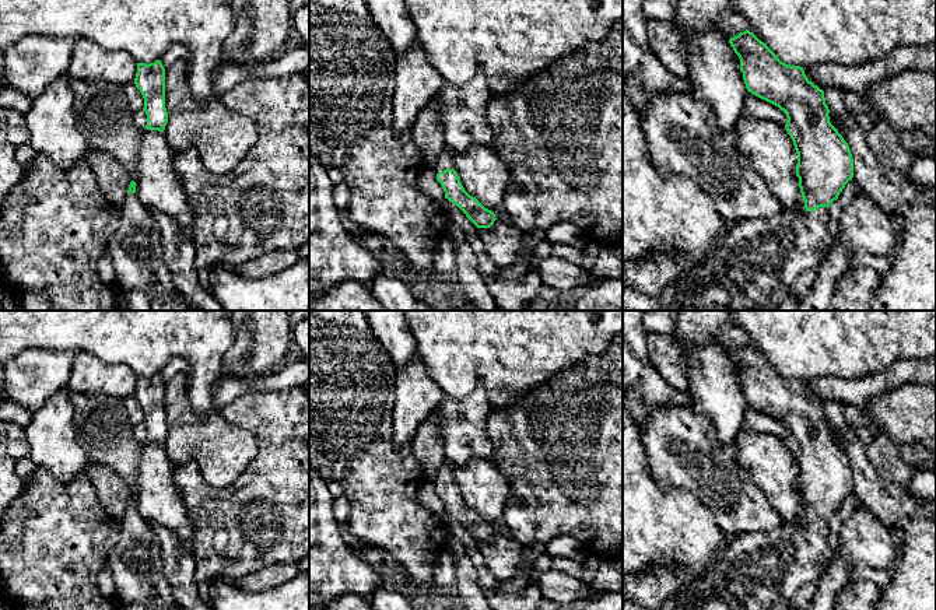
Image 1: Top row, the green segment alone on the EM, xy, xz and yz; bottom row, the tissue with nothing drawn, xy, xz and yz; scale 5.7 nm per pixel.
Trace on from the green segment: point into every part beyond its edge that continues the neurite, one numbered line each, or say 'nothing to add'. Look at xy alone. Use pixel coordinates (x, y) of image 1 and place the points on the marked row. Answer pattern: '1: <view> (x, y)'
1: xy (135, 249)

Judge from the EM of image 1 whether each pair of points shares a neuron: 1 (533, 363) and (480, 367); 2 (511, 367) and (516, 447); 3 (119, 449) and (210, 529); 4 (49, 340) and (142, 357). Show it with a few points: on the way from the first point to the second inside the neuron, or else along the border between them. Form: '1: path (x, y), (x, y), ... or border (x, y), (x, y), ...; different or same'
1: path (521, 363), (493, 363); same
2: border (542, 384), (523, 392), (508, 407), (493, 407); different
3: border (172, 477), (190, 521), (193, 540); different
4: path (72, 337), (119, 337); same

